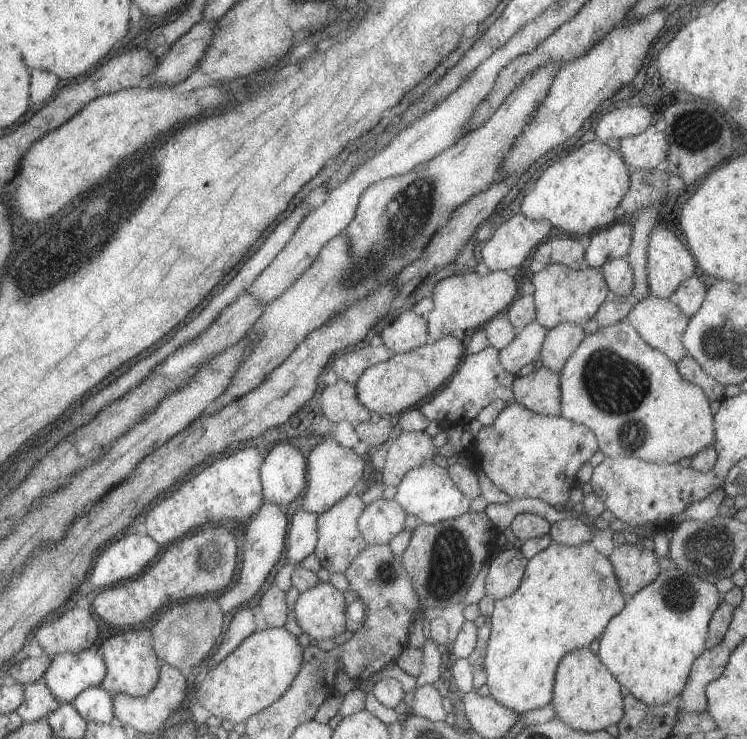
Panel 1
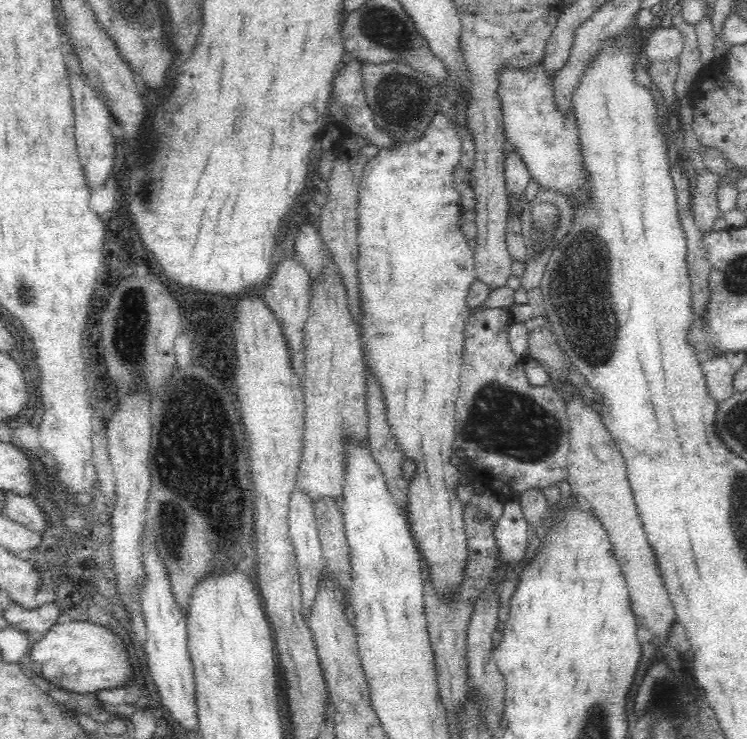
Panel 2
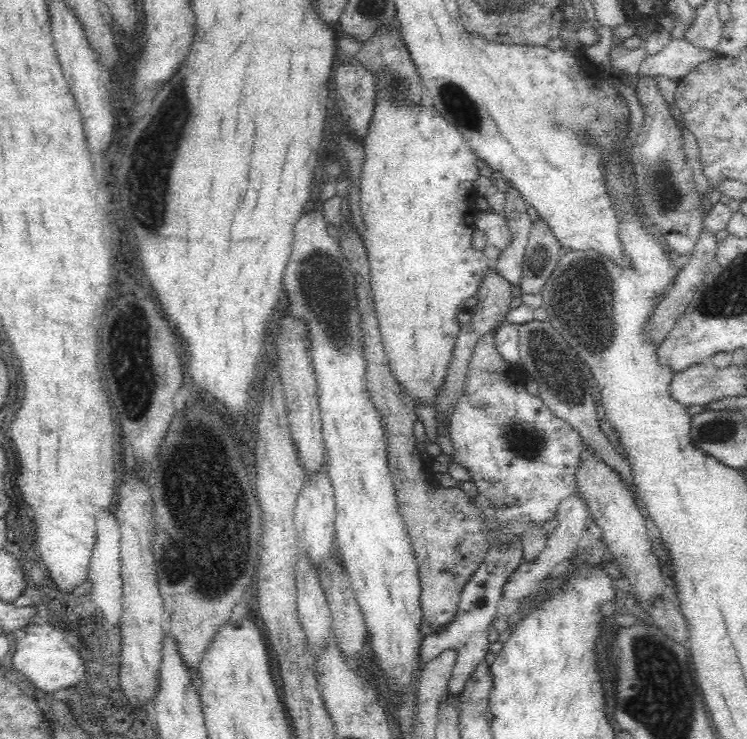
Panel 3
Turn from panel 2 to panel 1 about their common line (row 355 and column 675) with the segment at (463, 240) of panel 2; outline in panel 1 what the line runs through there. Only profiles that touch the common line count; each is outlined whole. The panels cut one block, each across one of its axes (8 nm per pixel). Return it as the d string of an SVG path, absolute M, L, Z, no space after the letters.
M627 318L585 336L578 350L559 372L559 380L561 416L594 432L599 451L605 457L635 457L656 463L679 463L683 458L693 458L698 452L714 445L715 421L708 396L702 388L685 380L677 363L672 362L664 352L646 344Z

